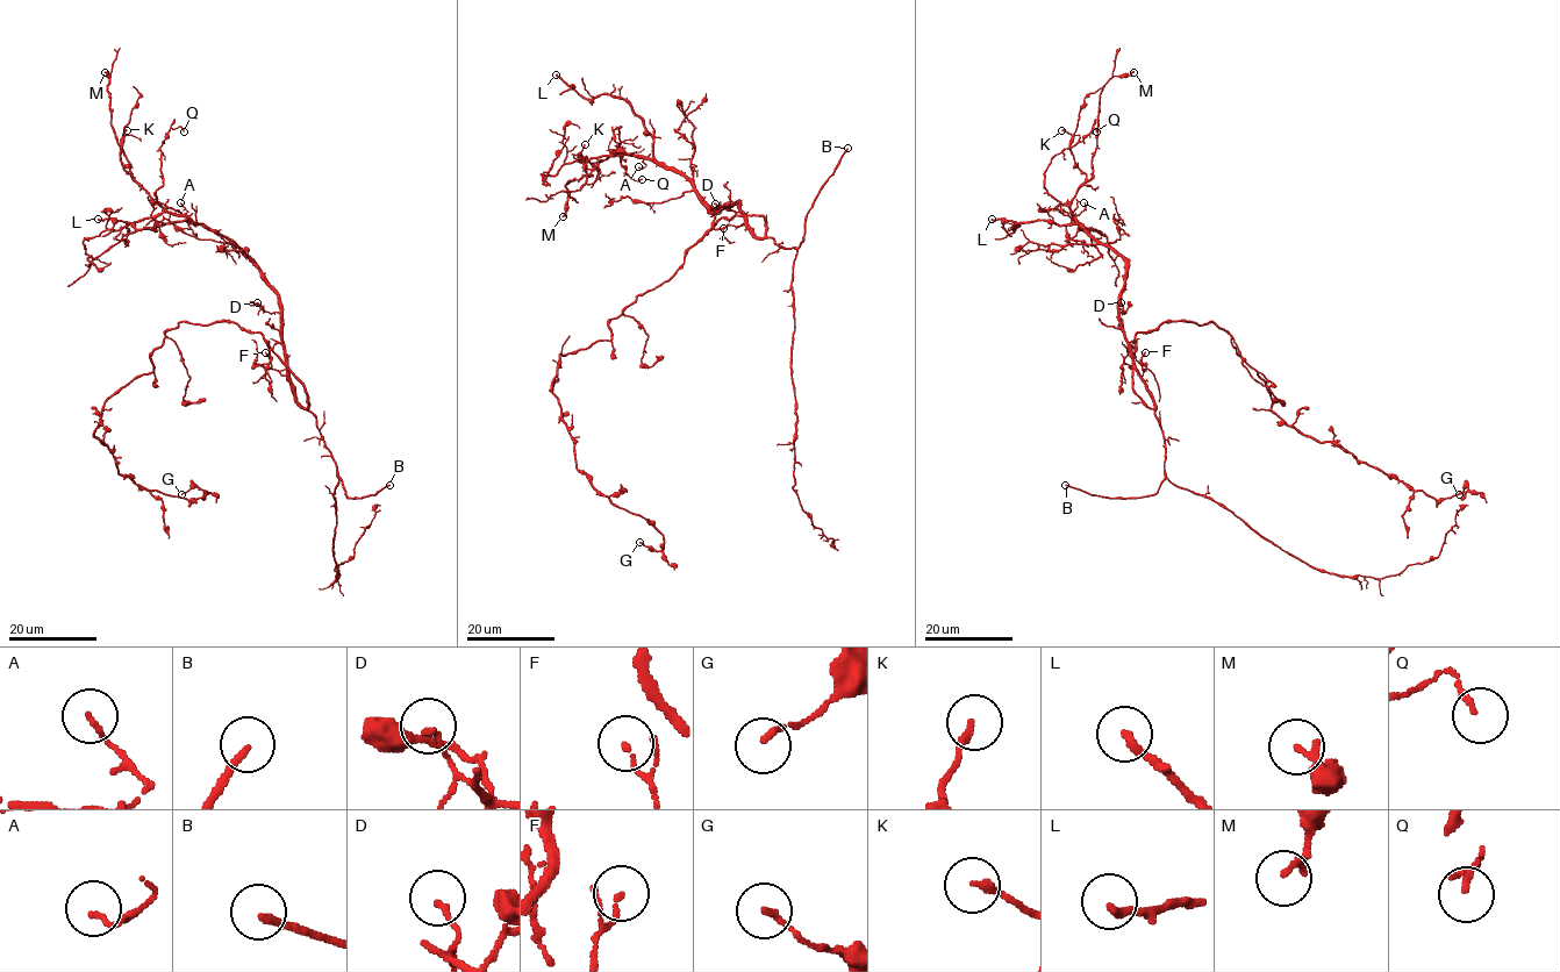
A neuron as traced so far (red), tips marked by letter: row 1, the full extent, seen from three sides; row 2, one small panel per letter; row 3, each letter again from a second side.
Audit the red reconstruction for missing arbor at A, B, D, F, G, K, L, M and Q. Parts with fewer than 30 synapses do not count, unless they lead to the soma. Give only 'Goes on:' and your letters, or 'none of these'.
Goes on: B, L

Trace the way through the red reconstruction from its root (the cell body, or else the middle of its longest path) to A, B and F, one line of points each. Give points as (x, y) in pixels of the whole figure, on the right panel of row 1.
A: (1137, 333), (1132, 362), (1120, 315), (1124, 261), (1077, 220), (1086, 205), (1083, 202)
B: (1137, 333), (1132, 363), (1151, 398), (1164, 435), (1165, 479), (1154, 493), (1139, 498), (1103, 498), (1065, 485)
F: (1137, 333), (1132, 363), (1140, 376), (1145, 352)

